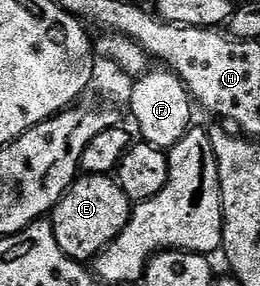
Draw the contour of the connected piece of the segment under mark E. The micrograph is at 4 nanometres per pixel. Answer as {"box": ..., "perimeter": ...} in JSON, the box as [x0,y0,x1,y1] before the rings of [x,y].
{"box":[50,173,133,263],"perimeter":[[[84,173],[77,176],[72,185],[60,196],[60,202],[50,214],[54,239],[58,239],[58,247],[73,261],[81,263],[91,262],[103,249],[126,227],[126,223],[132,214],[133,202],[122,191],[122,187],[116,181],[115,176],[105,175],[103,173]]]}

